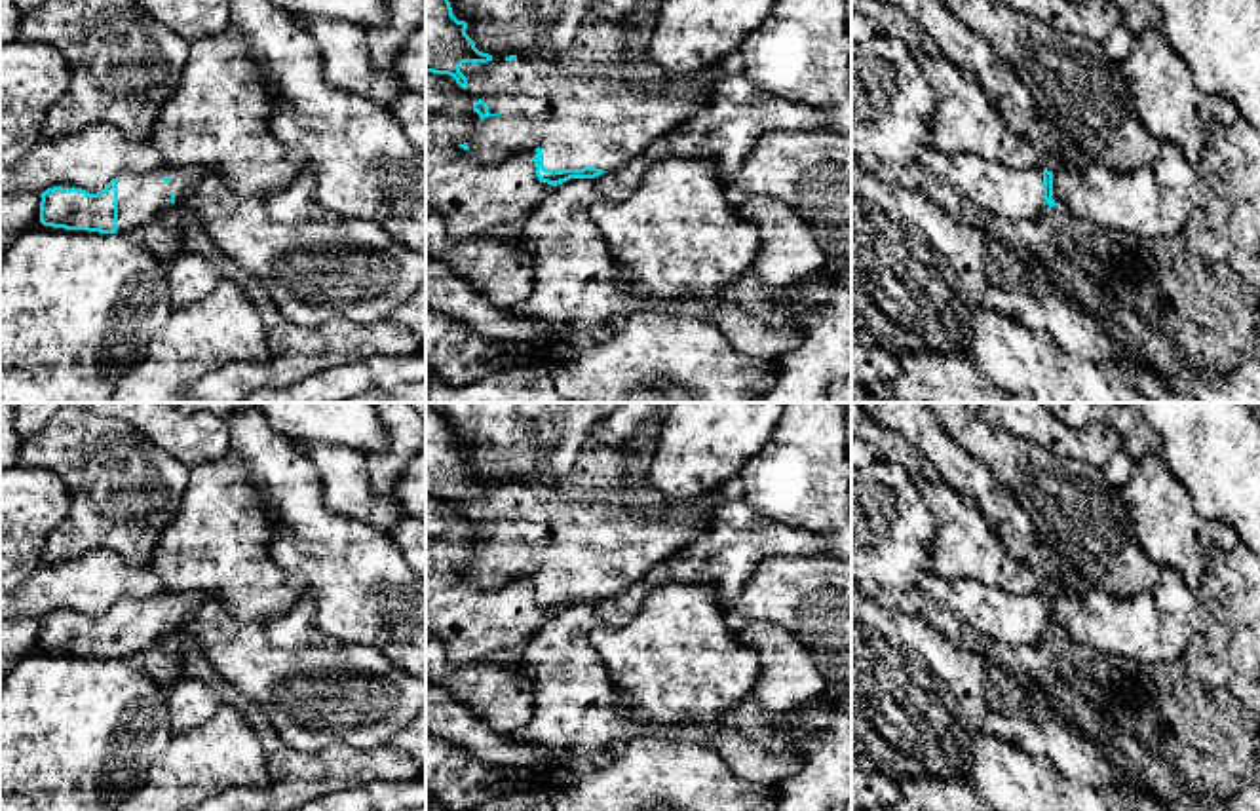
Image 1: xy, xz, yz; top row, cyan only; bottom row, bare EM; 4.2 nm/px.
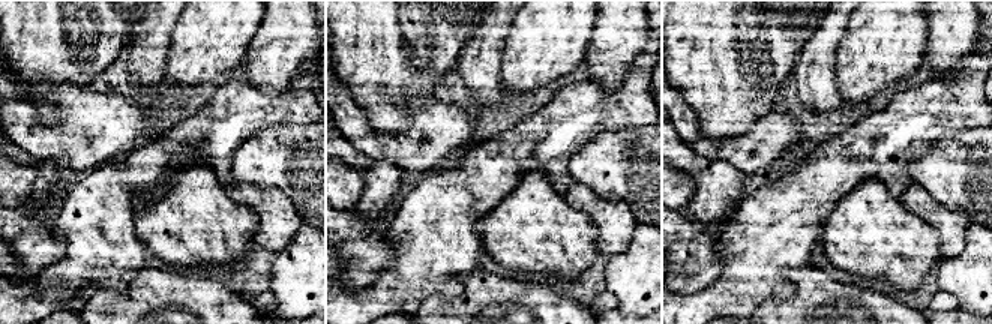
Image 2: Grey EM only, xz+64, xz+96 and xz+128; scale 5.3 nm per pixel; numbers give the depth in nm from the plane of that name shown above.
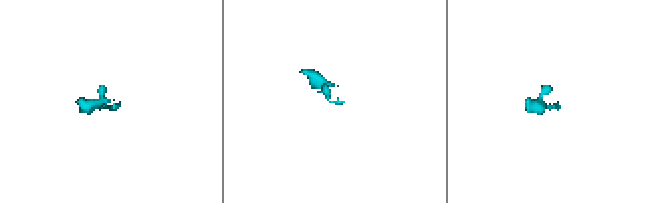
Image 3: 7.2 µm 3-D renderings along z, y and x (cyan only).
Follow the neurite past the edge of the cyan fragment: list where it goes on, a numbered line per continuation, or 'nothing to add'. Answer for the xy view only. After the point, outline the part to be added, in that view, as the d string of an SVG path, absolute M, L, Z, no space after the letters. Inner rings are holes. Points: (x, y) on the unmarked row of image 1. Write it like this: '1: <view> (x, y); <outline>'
1: xy (141, 622); M162 591L148 598L122 598L118 602L118 657L139 659L173 627L182 631L192 613L211 596L203 593Z

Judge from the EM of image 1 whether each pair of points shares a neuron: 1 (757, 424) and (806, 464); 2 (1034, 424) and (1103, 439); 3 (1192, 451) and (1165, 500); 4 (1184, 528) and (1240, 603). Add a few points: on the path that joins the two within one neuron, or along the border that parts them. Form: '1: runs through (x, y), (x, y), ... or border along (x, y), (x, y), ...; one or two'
1: border along (778, 422), (768, 441), (744, 470); two
2: runs through (1051, 433), (1059, 439), (1086, 439); one
3: border along (1160, 451), (1167, 470), (1203, 517); two
4: border along (1238, 542), (1209, 553), (1196, 593); two

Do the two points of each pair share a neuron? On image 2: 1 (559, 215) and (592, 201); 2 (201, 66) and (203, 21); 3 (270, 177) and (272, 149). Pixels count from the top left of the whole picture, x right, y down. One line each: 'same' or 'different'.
1: different
2: same
3: same

